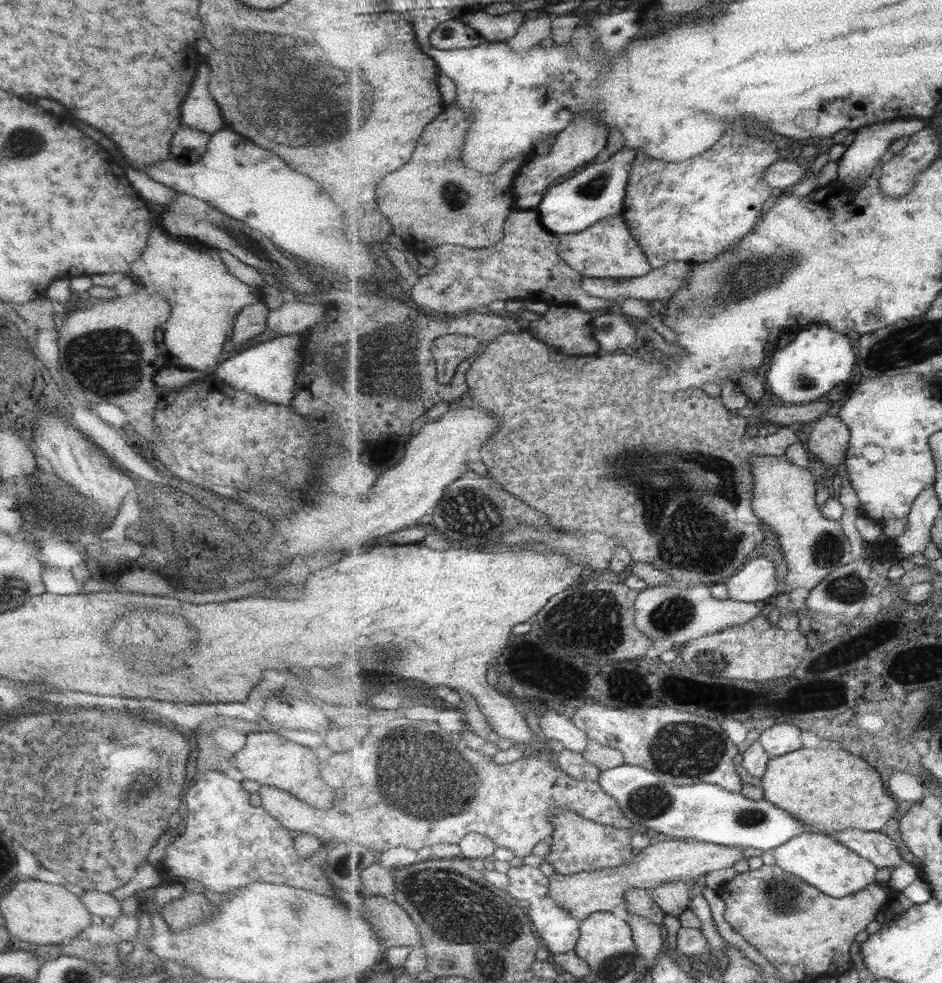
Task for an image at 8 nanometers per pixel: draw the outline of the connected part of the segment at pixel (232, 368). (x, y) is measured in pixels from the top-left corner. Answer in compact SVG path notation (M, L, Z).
M295 333L293 336L283 335L258 343L257 346L249 347L219 363L215 376L227 382L229 386L235 386L237 390L255 394L265 402L287 406L294 396L295 374L301 368L301 338L299 333Z

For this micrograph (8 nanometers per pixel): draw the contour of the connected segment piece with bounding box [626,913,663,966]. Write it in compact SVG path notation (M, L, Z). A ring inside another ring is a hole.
M628 913L626 916L628 923L632 926L633 939L640 954L645 958L649 965L655 964L661 956L663 950L663 932L661 928L650 918Z

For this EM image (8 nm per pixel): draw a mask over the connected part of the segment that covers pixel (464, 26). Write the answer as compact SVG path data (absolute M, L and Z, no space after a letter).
M449 19L433 29L430 43L441 50L471 49L479 46L485 39L471 21Z

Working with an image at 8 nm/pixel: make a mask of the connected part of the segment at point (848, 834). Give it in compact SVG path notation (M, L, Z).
M857 828L842 830L835 834L821 833L839 839L845 843L845 846L857 851L857 854L863 856L863 858L868 858L878 867L892 869L904 863L897 844L885 833L865 831Z

